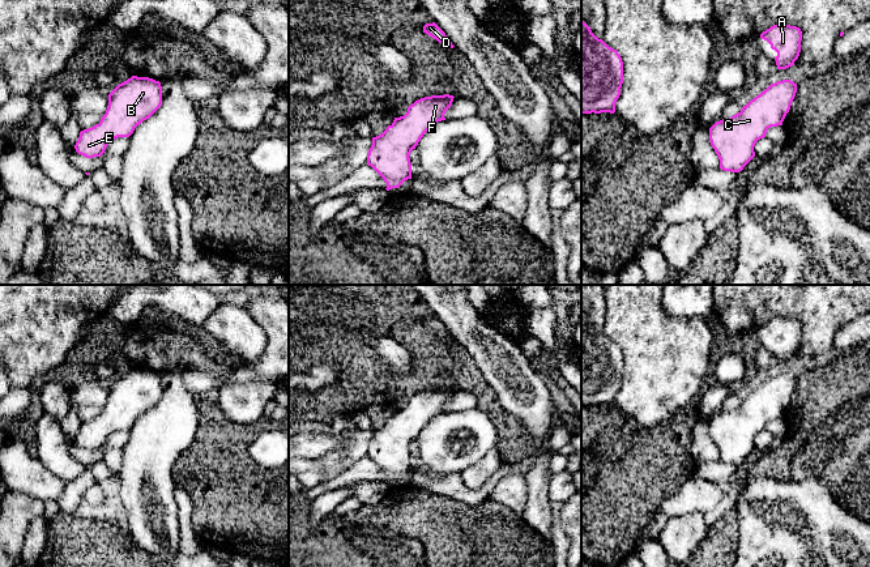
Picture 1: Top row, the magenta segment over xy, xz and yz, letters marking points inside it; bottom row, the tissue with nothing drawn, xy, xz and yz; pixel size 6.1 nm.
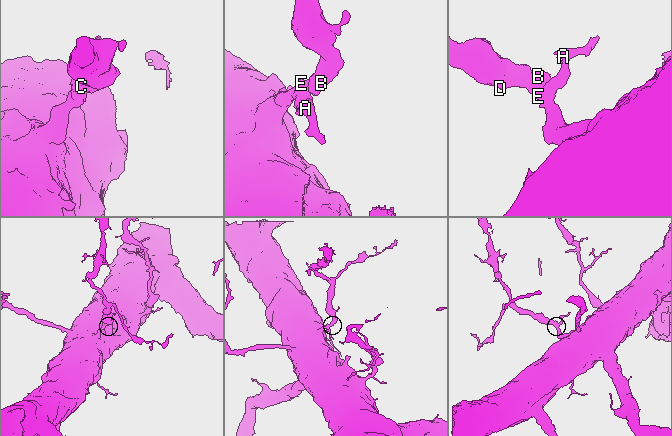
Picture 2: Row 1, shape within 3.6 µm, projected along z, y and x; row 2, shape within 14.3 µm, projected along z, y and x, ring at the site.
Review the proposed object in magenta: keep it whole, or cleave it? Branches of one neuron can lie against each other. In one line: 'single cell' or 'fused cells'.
single cell

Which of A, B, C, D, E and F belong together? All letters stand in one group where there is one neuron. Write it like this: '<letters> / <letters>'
A B C D E F

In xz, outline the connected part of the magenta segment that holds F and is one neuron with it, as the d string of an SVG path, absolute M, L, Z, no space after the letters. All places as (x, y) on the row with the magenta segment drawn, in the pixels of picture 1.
M449 94L421 98L408 107L404 116L395 118L381 135L372 137L367 165L384 179L387 191L411 179L411 150L431 127L445 120L444 114L453 98Z

